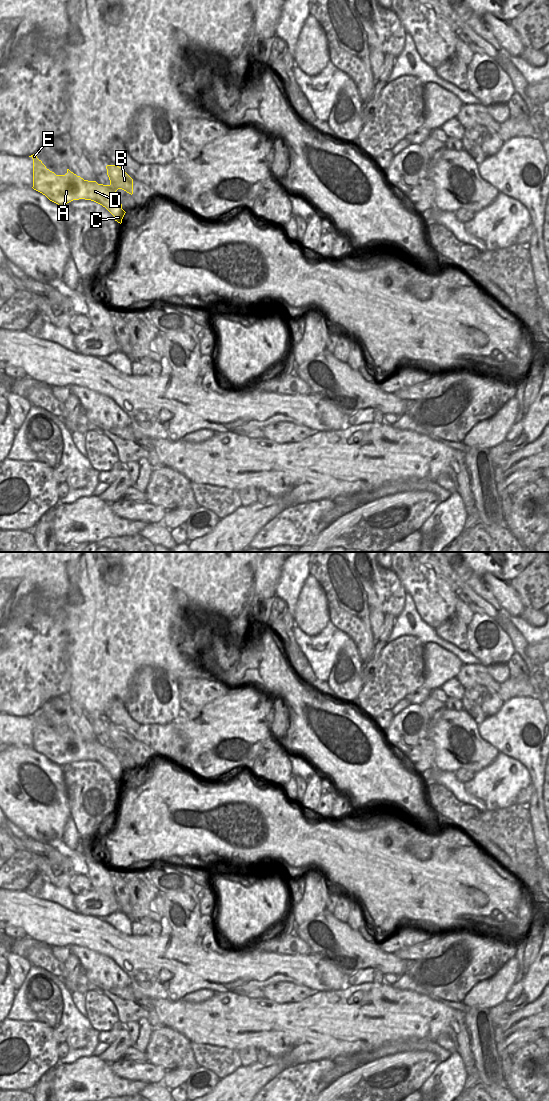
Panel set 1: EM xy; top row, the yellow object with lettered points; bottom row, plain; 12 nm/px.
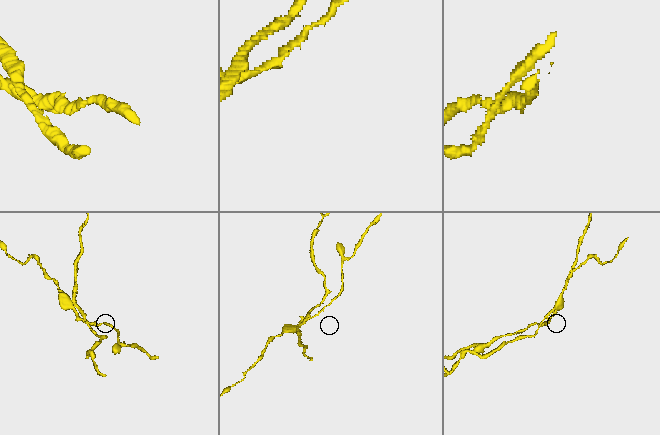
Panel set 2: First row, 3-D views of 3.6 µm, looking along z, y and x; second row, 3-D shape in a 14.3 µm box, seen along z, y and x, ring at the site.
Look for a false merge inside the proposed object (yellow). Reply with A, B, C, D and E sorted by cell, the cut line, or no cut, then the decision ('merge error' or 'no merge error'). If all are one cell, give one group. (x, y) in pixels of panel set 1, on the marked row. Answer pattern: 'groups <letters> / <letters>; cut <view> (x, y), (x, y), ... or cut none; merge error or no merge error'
groups A C D E / B; cut xy (110, 184), (115, 191); merge error

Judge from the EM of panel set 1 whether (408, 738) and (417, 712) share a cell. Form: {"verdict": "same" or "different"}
{"verdict": "same"}

